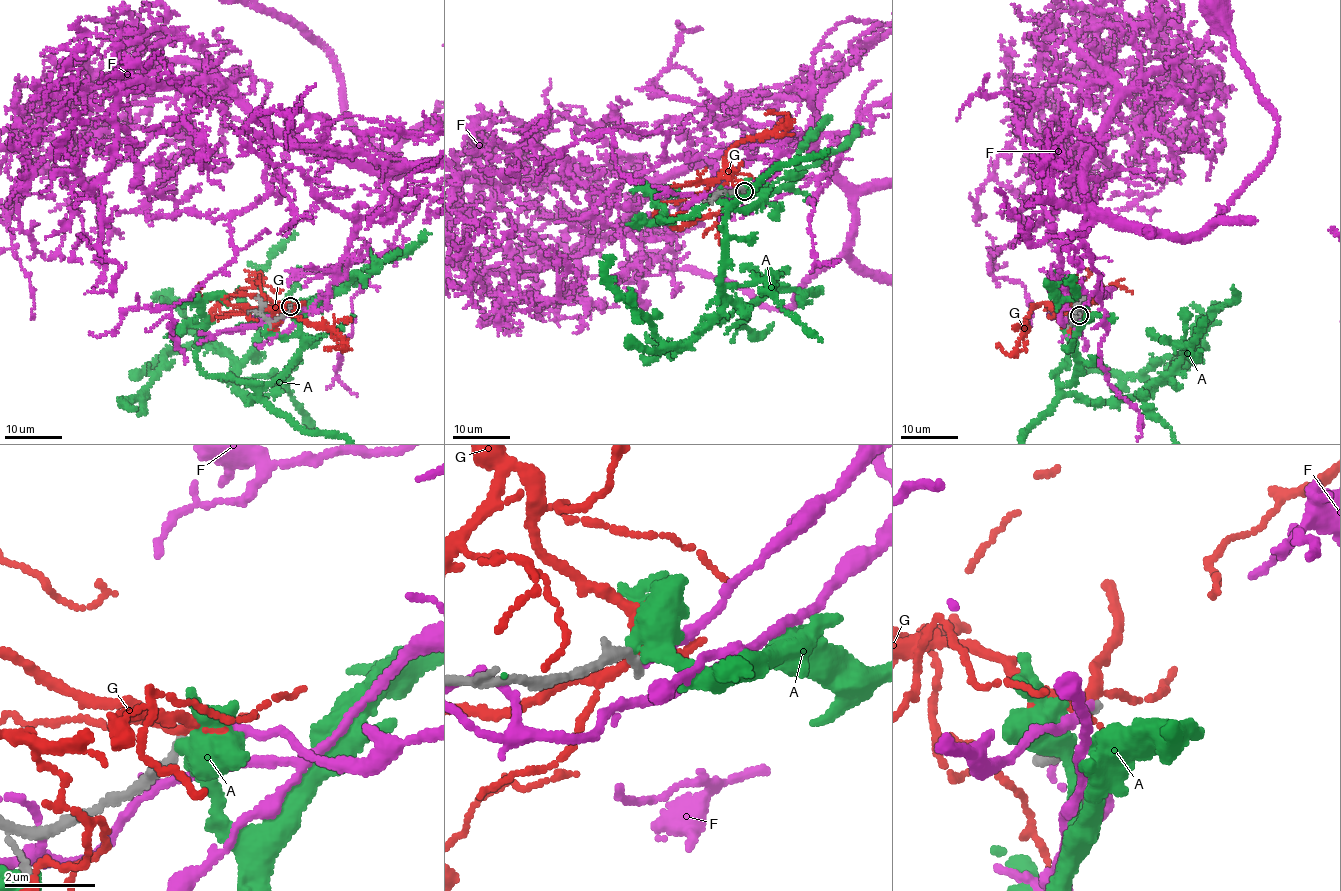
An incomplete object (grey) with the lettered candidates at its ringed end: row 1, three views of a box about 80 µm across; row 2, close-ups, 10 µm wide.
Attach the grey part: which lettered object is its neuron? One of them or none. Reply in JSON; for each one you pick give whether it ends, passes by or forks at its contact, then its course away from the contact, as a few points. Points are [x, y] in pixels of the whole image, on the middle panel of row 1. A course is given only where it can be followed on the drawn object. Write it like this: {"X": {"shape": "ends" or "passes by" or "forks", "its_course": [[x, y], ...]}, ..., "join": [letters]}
{"join": []}

